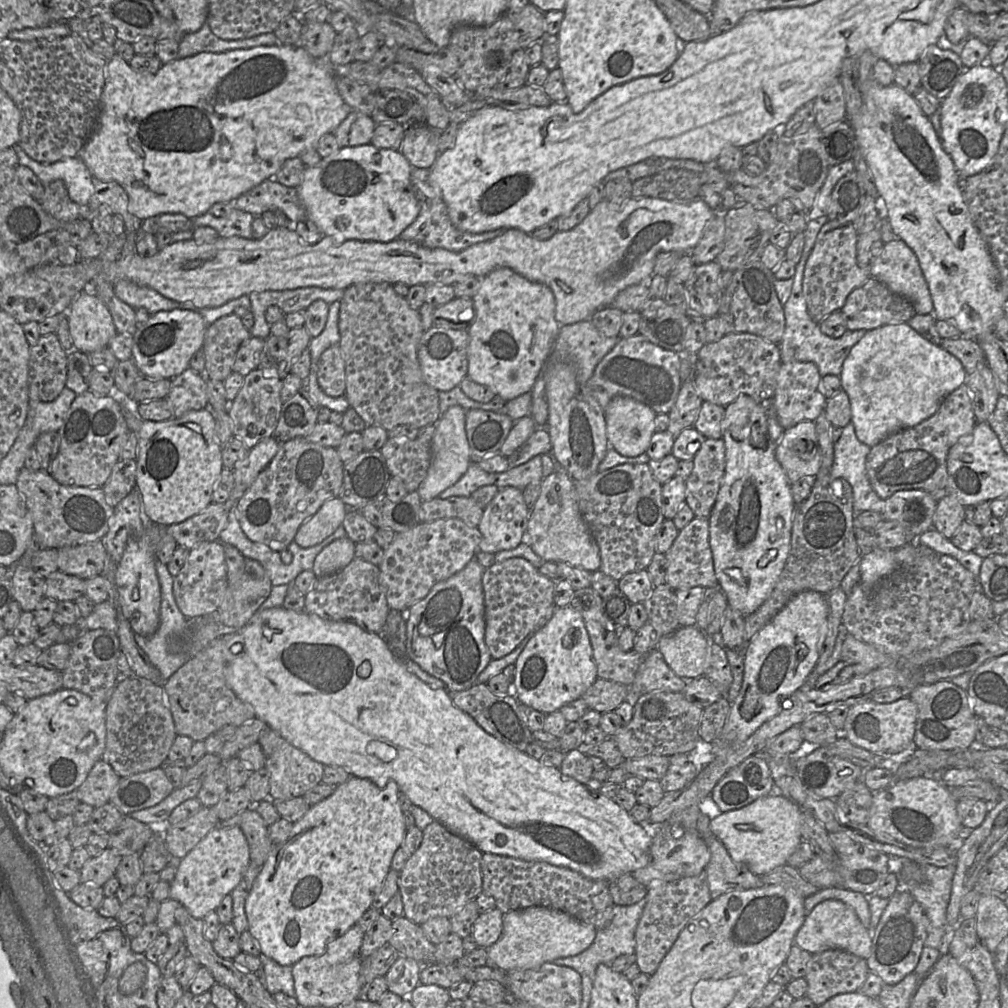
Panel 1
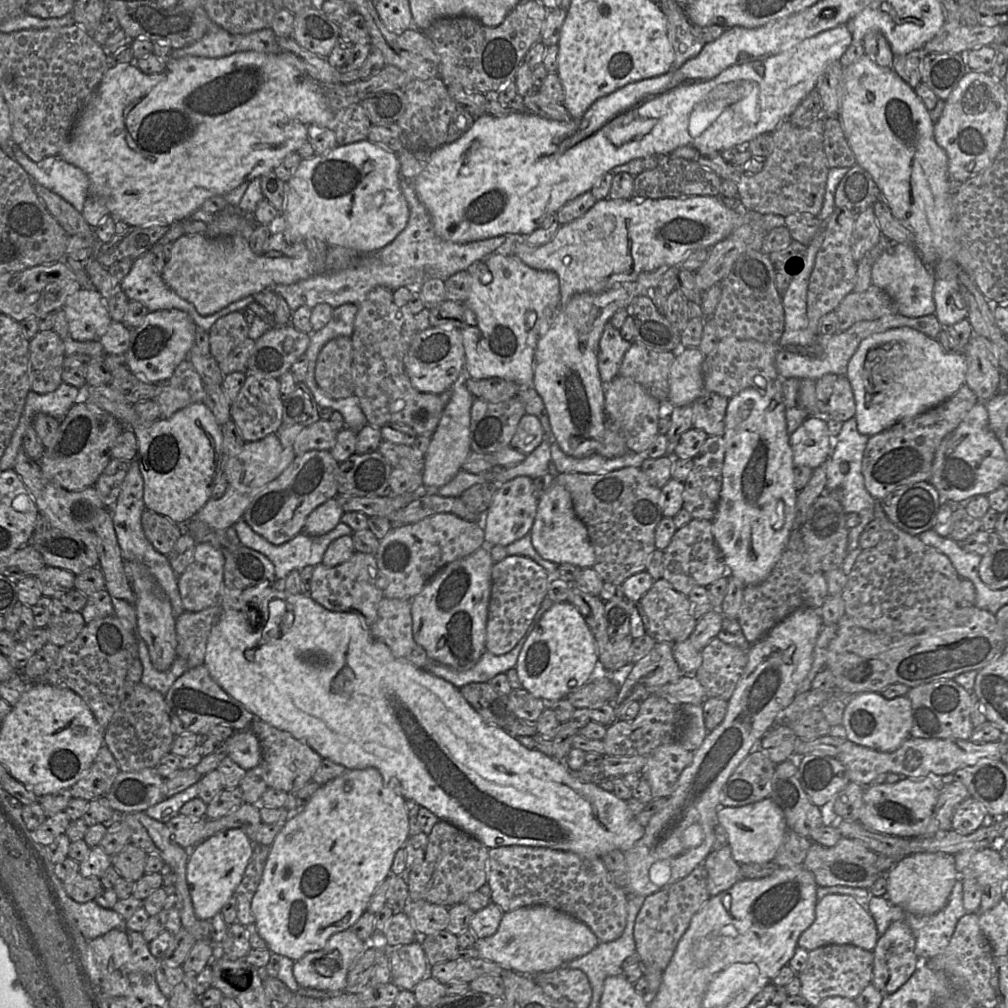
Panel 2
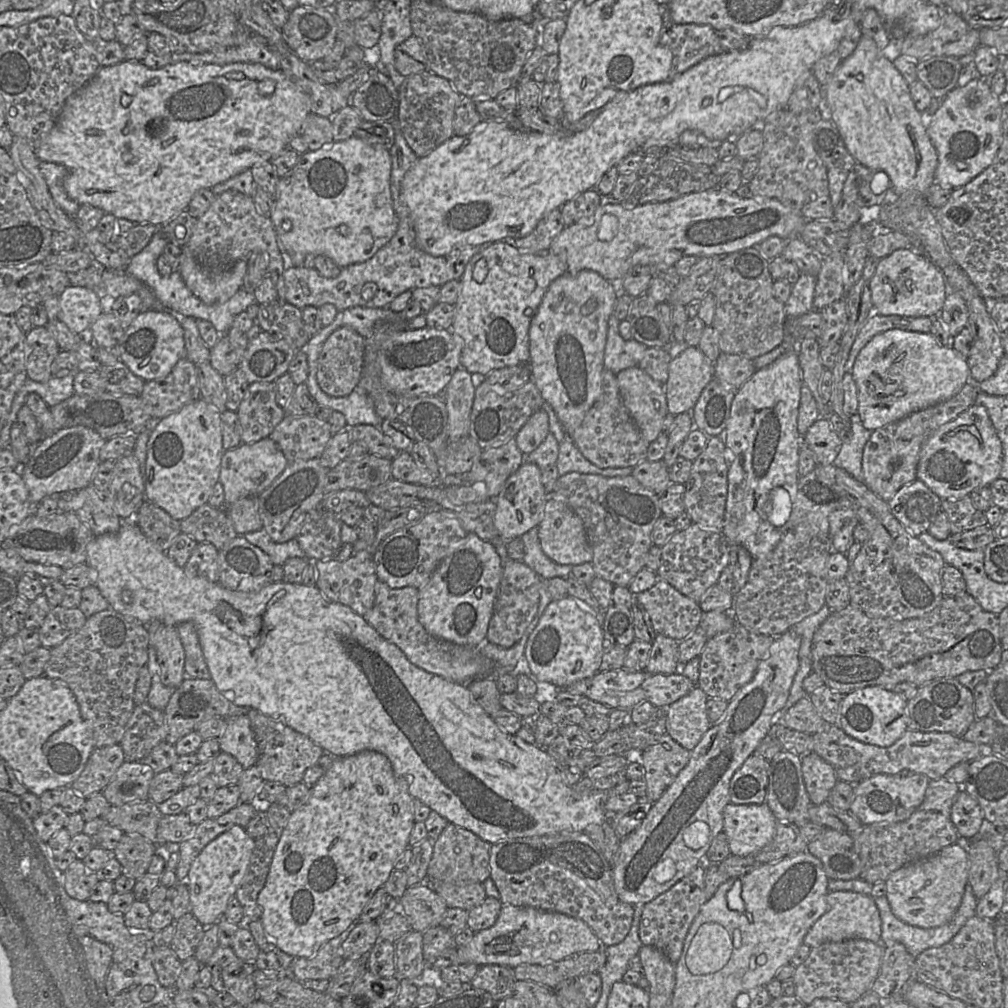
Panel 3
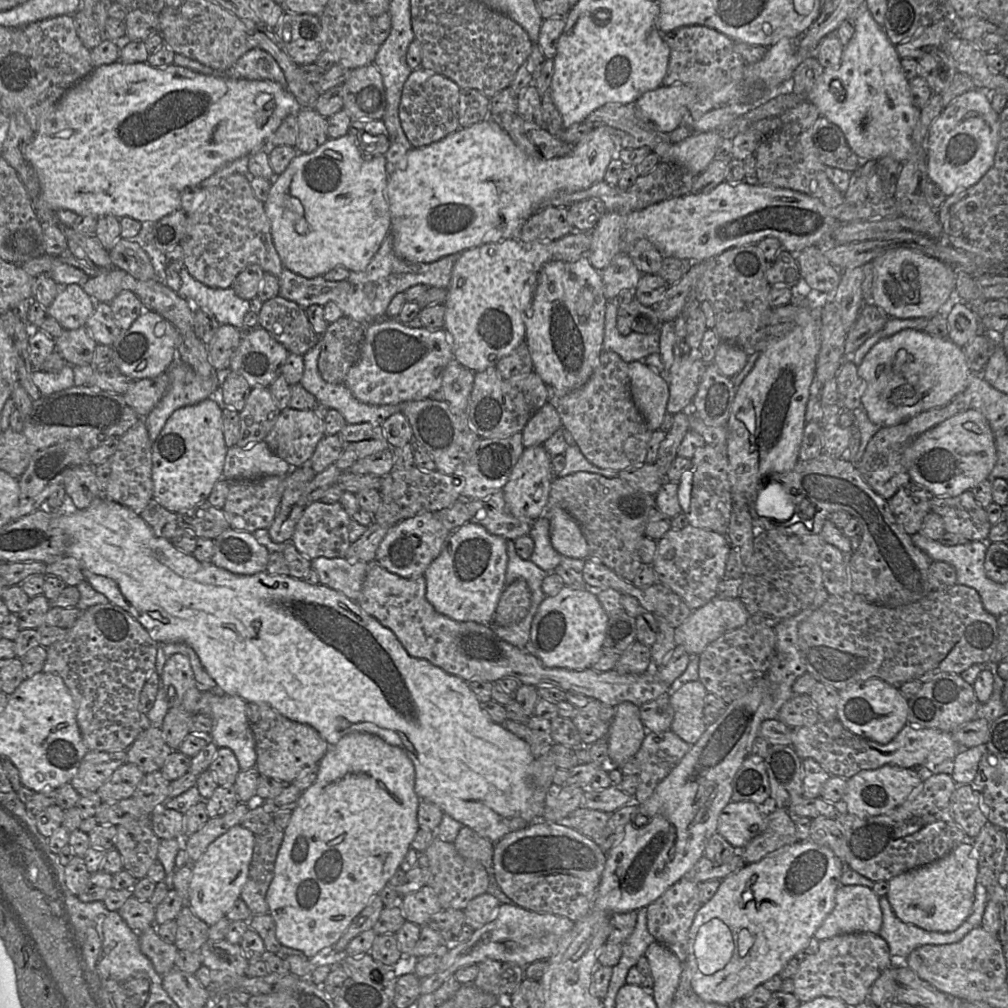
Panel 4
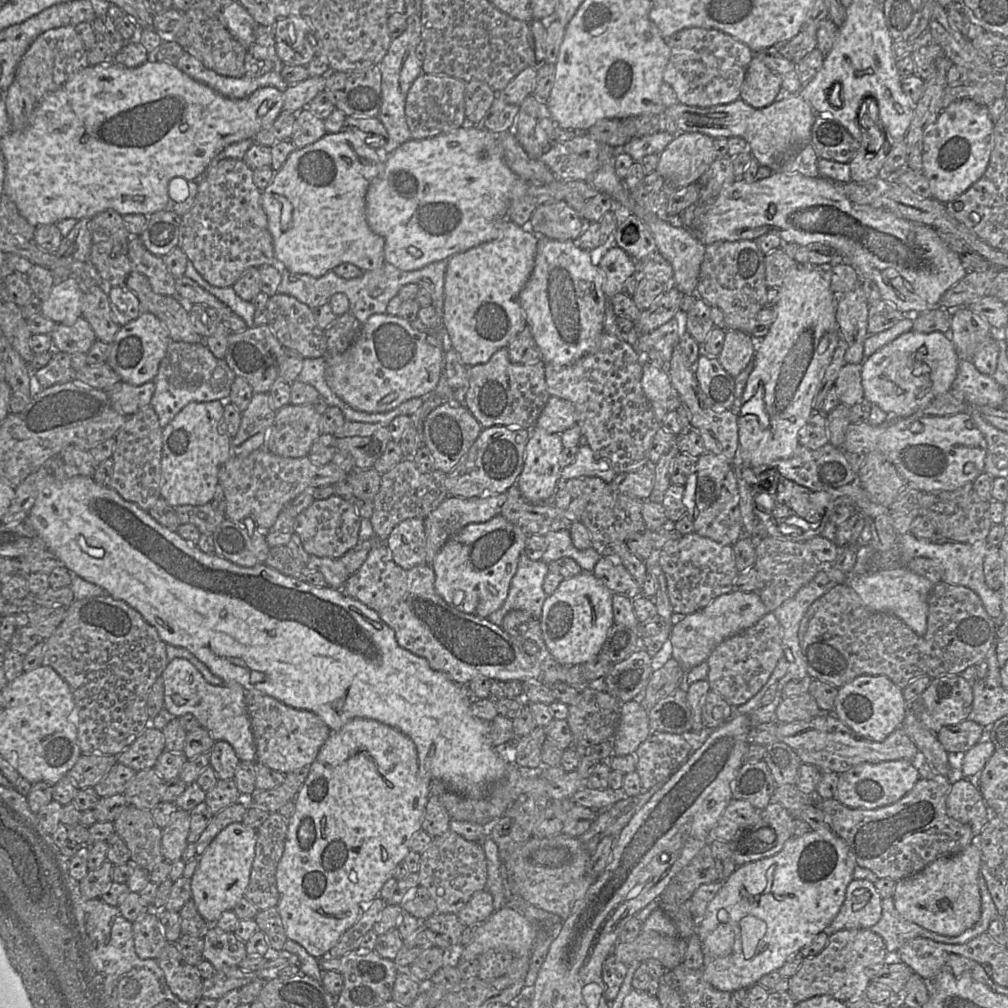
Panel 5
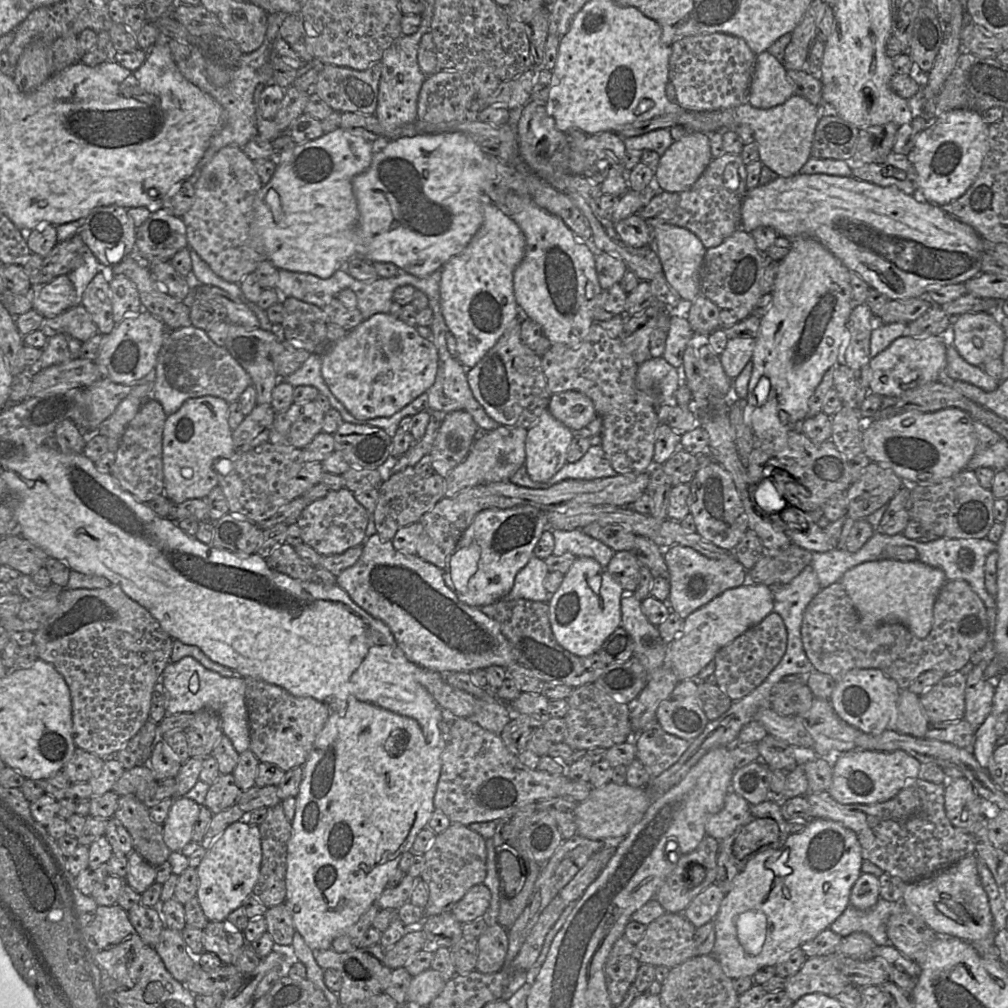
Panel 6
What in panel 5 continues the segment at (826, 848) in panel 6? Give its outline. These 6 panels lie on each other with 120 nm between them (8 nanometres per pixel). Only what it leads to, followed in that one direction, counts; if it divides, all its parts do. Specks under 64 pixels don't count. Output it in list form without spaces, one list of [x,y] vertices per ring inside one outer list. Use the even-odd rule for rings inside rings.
[[[825,829],[791,837],[777,854],[737,867],[696,926],[704,956],[704,979],[717,990],[732,993],[750,988],[762,976],[777,971],[836,917],[855,866],[846,843]]]

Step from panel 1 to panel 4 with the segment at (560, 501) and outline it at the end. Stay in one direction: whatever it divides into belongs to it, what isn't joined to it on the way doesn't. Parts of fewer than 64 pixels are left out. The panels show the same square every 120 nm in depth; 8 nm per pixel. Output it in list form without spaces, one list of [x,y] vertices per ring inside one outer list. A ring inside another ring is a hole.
[[[562,508],[547,511],[553,548],[569,558],[589,558],[589,546],[578,522]]]

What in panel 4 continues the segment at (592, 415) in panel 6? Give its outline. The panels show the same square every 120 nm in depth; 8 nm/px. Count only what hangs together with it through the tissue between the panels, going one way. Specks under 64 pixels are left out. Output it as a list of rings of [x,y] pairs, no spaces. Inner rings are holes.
[[[546,402],[523,428],[523,446],[526,448],[542,445],[560,428],[562,428],[562,422],[556,408]]]

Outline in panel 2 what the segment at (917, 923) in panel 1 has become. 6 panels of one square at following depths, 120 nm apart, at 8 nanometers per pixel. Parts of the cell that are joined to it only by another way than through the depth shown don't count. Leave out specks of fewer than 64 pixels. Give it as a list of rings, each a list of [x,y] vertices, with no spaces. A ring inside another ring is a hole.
[[[903,920],[889,925],[872,952],[871,983],[883,995],[897,991],[920,965],[915,954],[915,937]]]

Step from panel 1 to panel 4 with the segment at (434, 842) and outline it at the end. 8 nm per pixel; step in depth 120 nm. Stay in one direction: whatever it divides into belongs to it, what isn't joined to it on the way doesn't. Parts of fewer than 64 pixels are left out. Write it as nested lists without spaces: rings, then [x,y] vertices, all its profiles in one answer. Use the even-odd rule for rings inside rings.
[[[463,826],[458,835],[453,842],[457,852],[464,858],[476,861],[484,866],[484,868],[489,873],[489,880],[490,876],[492,876],[492,862],[493,862],[493,846],[494,843],[489,841],[487,838],[484,838],[477,834],[475,831],[470,829],[469,827]]]

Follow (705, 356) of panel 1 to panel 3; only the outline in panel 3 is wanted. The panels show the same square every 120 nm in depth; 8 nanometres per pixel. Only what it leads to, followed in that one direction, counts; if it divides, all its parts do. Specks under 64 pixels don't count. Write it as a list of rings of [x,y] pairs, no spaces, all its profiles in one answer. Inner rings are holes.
[[[720,353],[713,363],[714,378],[735,393],[755,372],[752,360],[736,354]]]

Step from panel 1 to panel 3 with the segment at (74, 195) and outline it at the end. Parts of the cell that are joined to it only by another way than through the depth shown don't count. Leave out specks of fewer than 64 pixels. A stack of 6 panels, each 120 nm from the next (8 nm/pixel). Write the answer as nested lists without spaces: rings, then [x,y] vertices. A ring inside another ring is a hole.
[[[40,161],[39,169],[47,183],[54,202],[67,215],[75,218],[80,205],[72,200],[64,189],[67,169],[63,165],[44,161]]]

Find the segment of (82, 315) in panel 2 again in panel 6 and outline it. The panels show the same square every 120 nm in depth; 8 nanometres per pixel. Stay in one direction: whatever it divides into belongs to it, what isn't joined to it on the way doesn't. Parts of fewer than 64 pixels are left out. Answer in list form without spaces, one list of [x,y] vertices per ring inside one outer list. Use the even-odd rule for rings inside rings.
[[[62,275],[36,289],[33,308],[44,318],[52,318],[78,303],[72,282],[67,275]]]

